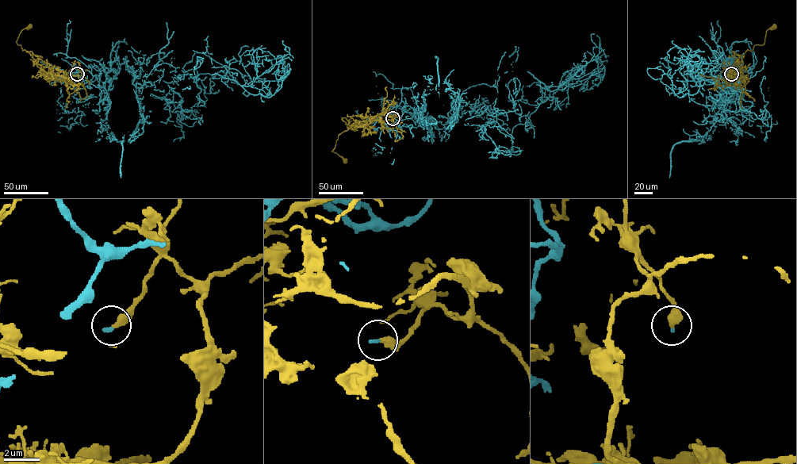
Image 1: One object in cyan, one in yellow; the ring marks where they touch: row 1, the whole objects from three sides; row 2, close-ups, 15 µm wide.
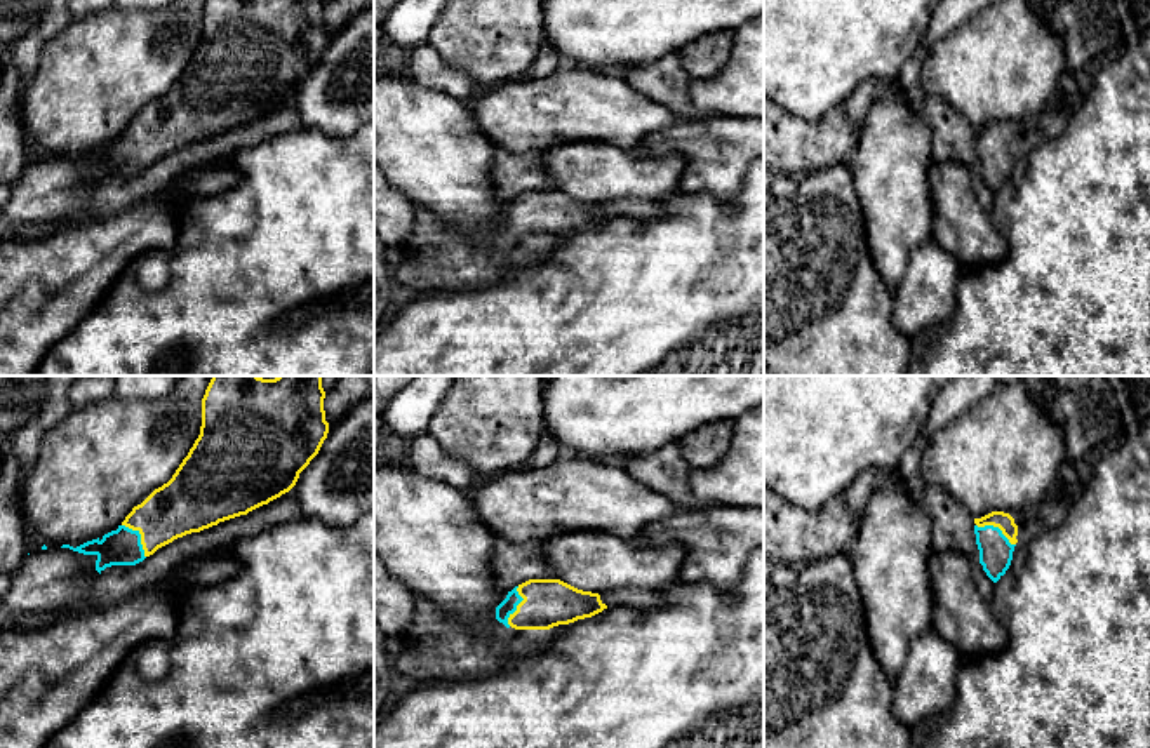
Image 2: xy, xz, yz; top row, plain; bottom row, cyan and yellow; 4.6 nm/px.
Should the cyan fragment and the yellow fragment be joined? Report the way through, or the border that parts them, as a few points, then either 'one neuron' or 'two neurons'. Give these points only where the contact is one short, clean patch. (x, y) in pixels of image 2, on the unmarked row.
two neurons

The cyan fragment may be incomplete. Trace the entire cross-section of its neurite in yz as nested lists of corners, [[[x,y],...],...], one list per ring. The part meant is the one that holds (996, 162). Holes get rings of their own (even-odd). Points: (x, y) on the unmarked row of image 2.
[[[974,136],[974,144],[980,160],[980,174],[986,186],[997,193],[1009,179],[1016,155],[1011,155],[1002,141],[993,136]]]

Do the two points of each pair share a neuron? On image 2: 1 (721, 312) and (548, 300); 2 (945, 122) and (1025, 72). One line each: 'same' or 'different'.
1: same
2: different

